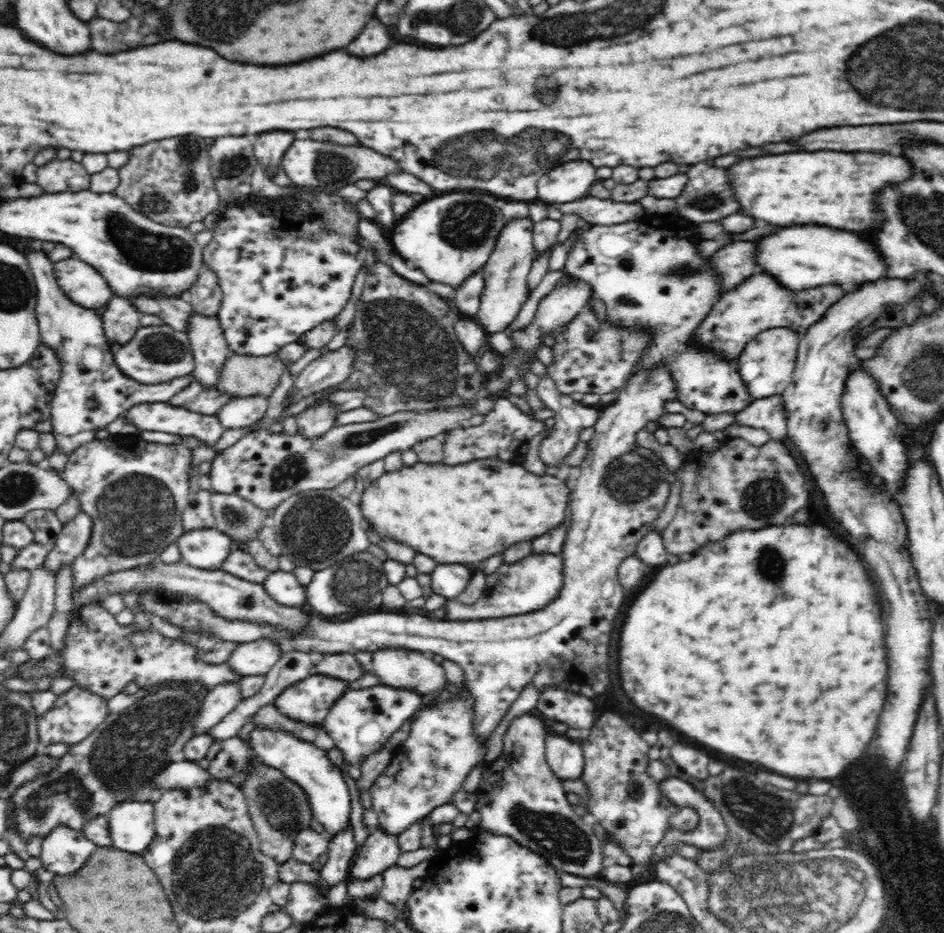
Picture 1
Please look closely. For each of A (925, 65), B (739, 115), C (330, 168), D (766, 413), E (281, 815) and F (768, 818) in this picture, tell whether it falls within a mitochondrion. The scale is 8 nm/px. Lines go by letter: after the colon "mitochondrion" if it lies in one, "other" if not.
A: mitochondrion
B: other
C: mitochondrion
D: other
E: mitochondrion
F: mitochondrion

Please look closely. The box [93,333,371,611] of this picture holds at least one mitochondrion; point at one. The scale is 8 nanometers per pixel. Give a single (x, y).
(317, 529)

